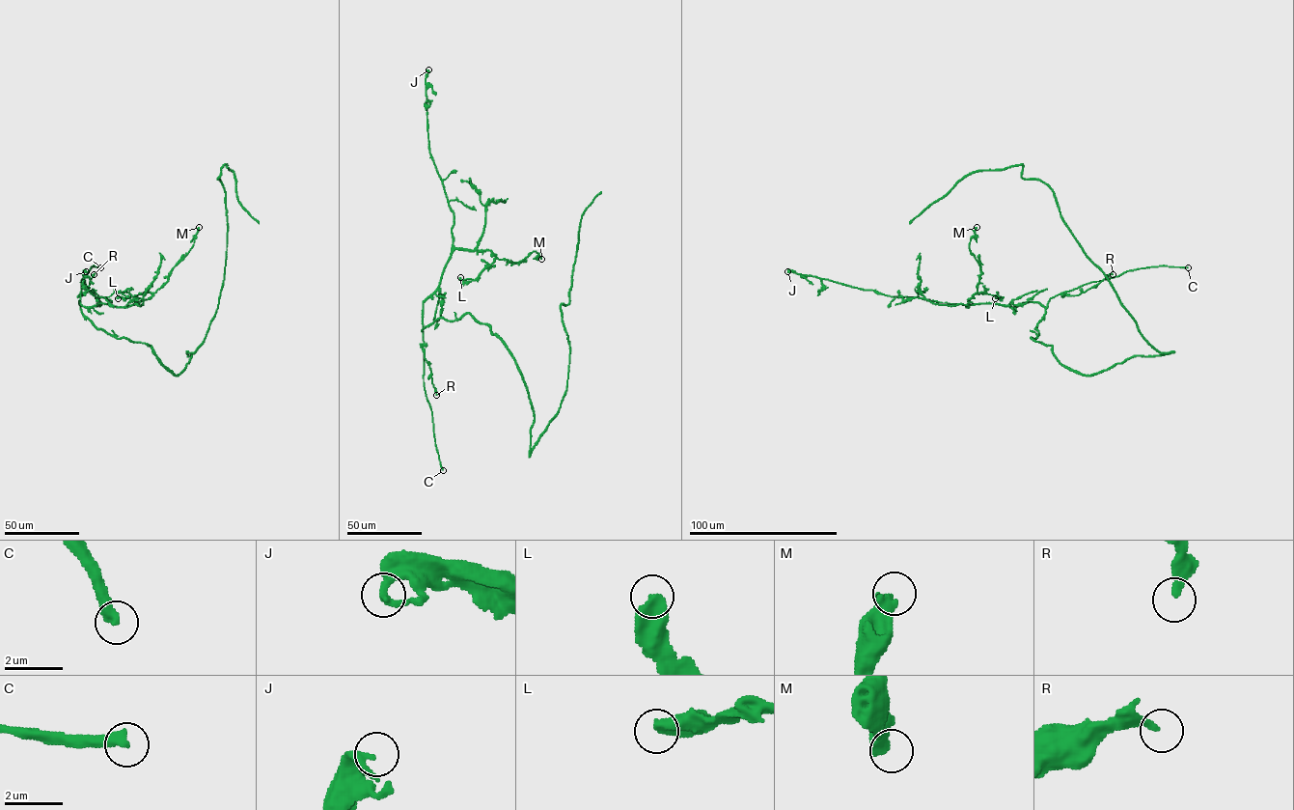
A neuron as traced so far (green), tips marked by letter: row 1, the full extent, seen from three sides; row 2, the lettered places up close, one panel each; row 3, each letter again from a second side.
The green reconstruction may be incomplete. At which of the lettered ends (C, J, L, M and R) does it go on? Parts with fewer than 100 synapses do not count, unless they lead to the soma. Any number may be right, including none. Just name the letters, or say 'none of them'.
C

